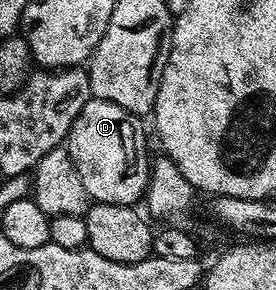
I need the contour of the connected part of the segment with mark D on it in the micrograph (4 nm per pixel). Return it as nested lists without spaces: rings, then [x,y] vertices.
[[[94,97],[77,113],[65,146],[73,165],[77,165],[88,200],[129,207],[146,196],[152,160],[147,159],[147,139],[139,123],[140,120],[121,109],[121,105]]]

